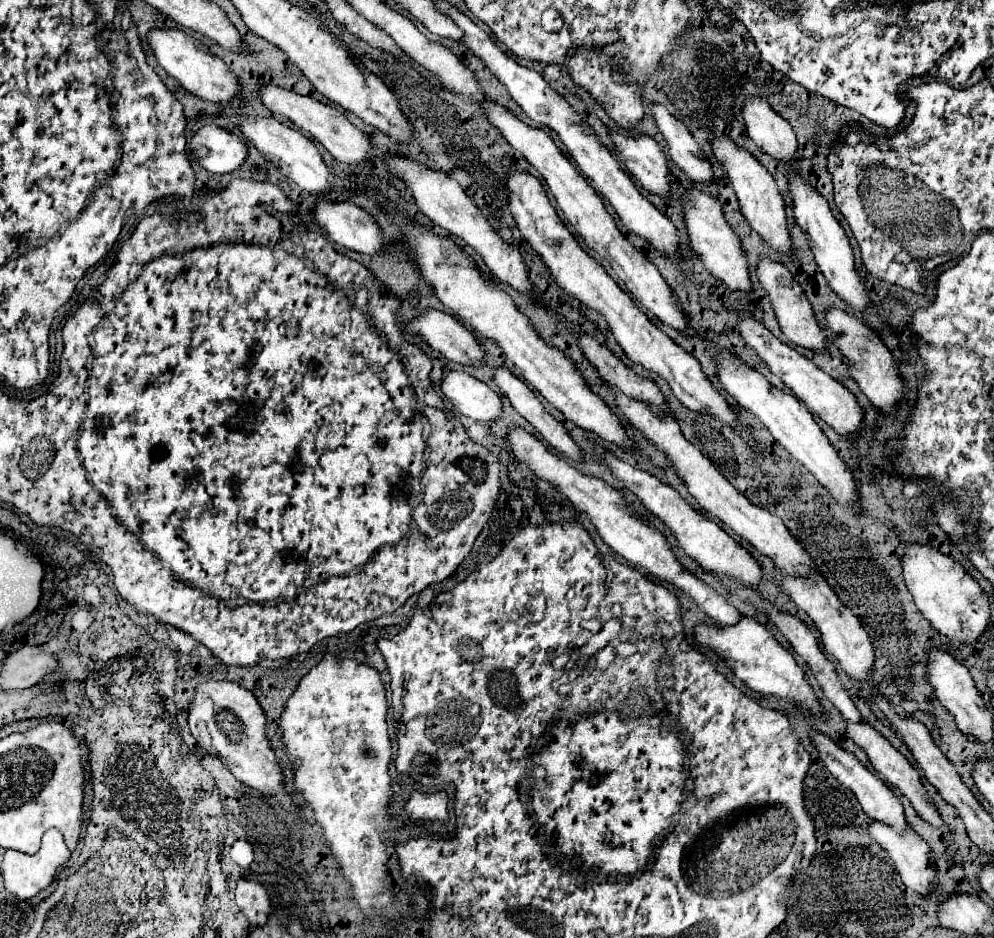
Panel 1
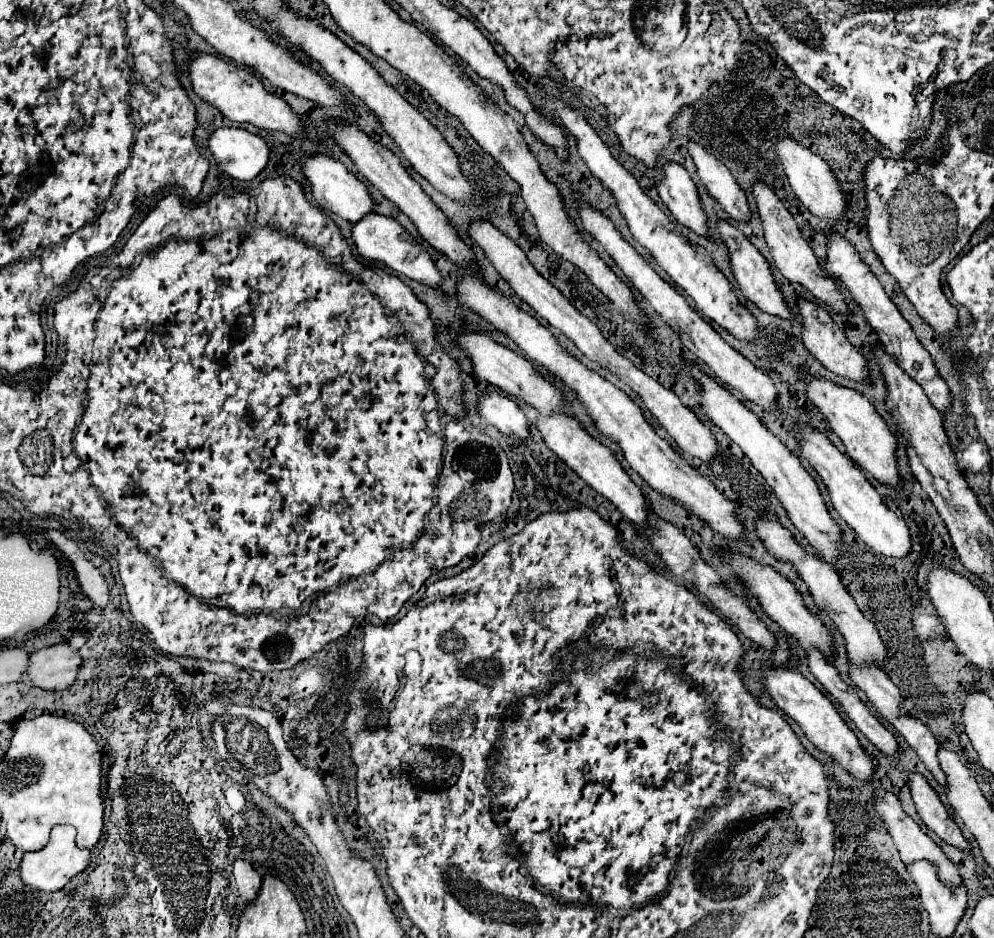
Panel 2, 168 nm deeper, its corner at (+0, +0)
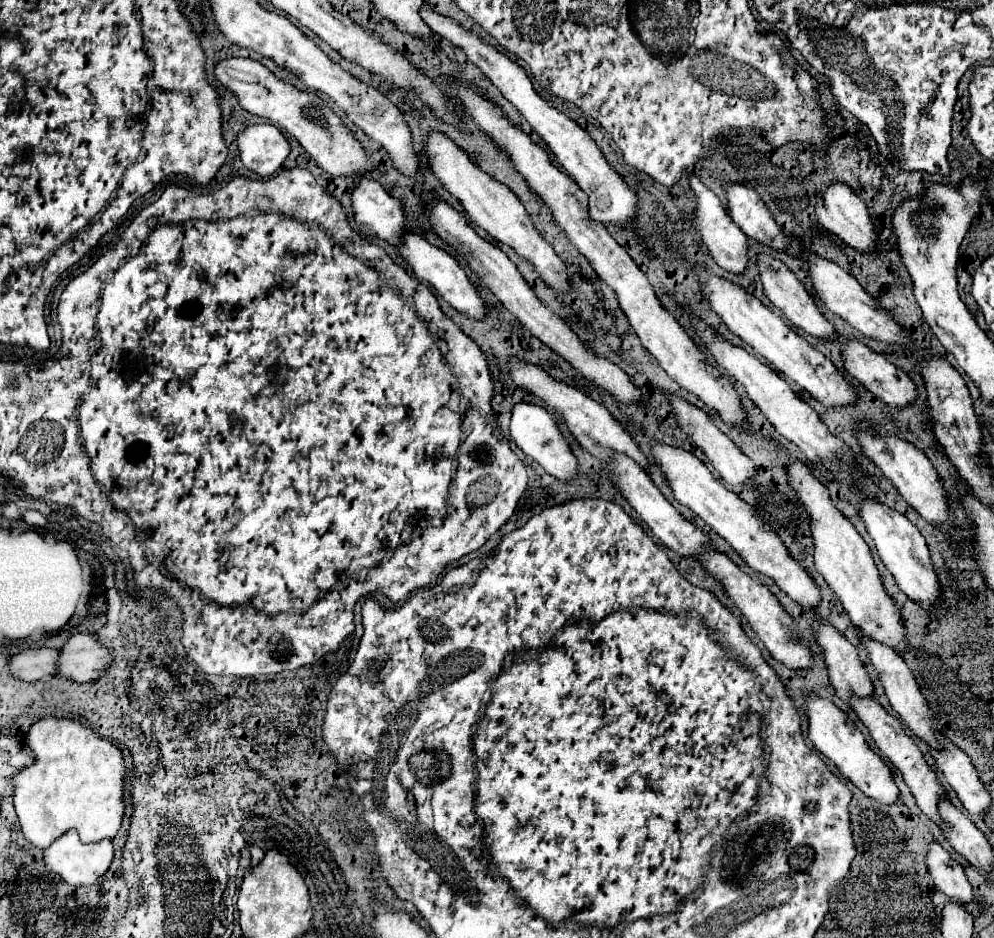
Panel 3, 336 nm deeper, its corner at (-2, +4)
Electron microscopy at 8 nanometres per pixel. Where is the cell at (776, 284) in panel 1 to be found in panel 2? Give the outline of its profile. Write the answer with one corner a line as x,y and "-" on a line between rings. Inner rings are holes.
798,297
796,305
798,305
800,319
802,319
802,343
804,343
804,347
832,373
854,379
854,381
868,381
866,359
848,343
848,339
844,337
844,331
832,321
828,311
822,309
820,305
816,305
814,301
804,299
804,297

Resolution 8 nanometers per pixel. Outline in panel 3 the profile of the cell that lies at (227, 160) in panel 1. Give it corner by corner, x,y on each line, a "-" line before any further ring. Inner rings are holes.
250,125
238,135
242,163
260,179
276,173
290,155
290,143
274,125

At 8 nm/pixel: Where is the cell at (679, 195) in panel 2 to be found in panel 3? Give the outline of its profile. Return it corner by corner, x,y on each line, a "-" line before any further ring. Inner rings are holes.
692,175
690,177
690,187
696,195
696,201
698,201
698,209
696,213
690,215
690,221
692,225
696,227
696,233
700,235
702,243
706,245
706,249
710,251
710,255
714,257
714,261
726,269
728,273
740,277
746,273
746,267
748,267
748,237
744,235
744,231
730,219
726,207
722,205
722,201
708,189
702,185
702,181

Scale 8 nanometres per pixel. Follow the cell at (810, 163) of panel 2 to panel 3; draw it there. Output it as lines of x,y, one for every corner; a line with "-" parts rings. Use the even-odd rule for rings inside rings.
832,183
826,189
826,193
820,195
816,215
818,215
824,229
838,235
852,249
856,249
860,253
876,253
878,233
876,233
876,227
874,227
870,215
868,215
868,209
866,209
864,201
858,195
854,195
854,191
850,187
846,187
844,183

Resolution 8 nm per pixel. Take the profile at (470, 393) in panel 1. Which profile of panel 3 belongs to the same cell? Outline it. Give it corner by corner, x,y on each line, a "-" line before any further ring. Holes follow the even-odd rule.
518,403
512,409
512,421
510,421
510,433
512,439
516,441
516,445
534,461
538,461
546,473
550,473
552,477
556,477
562,483
568,483
572,479
578,477
578,459
574,457
568,439
560,433
558,429
558,421
556,417
540,407
540,405
532,405
532,403

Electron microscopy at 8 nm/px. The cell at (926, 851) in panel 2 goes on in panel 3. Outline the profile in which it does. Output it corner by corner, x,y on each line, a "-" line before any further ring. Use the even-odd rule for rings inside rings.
932,843
930,851
926,855
926,863
932,875
934,885
948,895
950,899
956,899
958,903
972,903
974,893
972,885
966,879
964,867
940,847
940,843

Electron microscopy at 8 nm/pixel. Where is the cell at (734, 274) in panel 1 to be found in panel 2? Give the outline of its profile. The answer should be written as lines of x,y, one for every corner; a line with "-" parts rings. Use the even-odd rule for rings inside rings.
720,219
718,221
718,239
726,245
728,249
728,255
730,255
730,269
732,269
732,275
736,279
736,285
738,289
742,291
742,295
752,301
760,311
766,311
770,315
778,315
778,317
790,317
790,311
788,307
784,305
784,299
782,299
782,293
778,291
776,287
776,281
770,273
770,265
768,261
760,255
760,251
734,227
730,225
726,219

